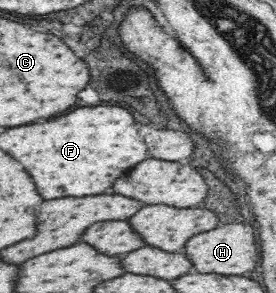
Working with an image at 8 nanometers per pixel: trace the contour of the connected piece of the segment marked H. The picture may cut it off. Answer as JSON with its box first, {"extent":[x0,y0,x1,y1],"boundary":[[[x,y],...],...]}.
{"extent":[185,223,259,275],"boundary":[[[231,223],[231,225],[217,227],[213,231],[191,237],[191,241],[185,245],[185,253],[193,261],[193,267],[197,273],[243,275],[247,271],[253,271],[259,263],[259,247],[255,241],[257,239],[255,239],[255,231],[251,225]]]}

